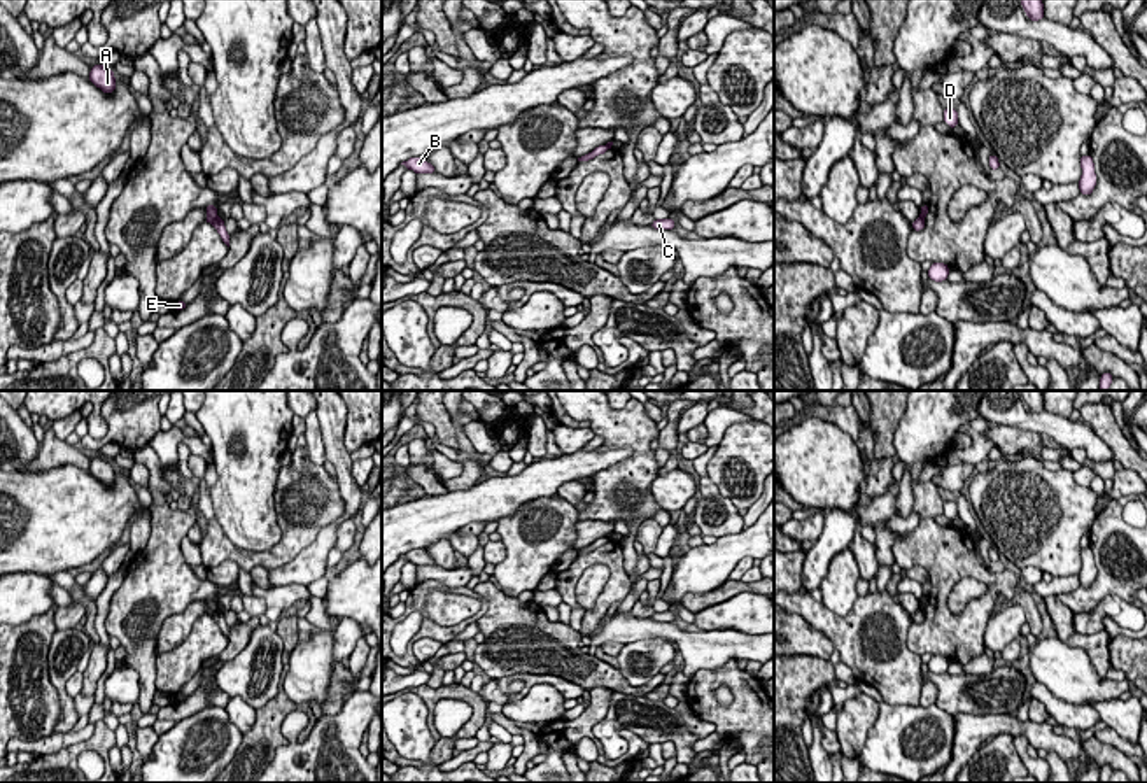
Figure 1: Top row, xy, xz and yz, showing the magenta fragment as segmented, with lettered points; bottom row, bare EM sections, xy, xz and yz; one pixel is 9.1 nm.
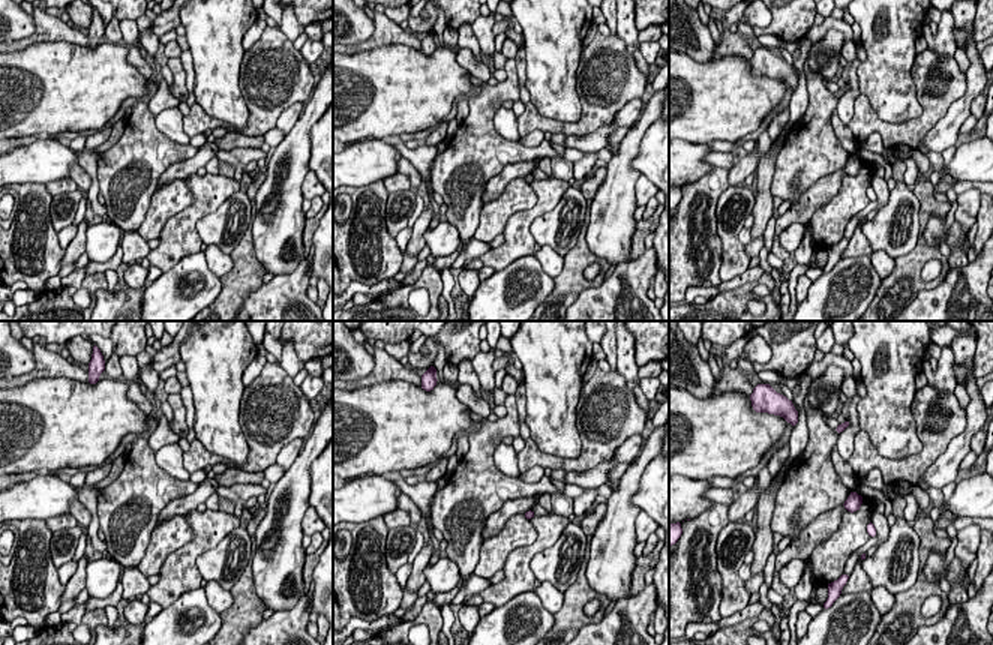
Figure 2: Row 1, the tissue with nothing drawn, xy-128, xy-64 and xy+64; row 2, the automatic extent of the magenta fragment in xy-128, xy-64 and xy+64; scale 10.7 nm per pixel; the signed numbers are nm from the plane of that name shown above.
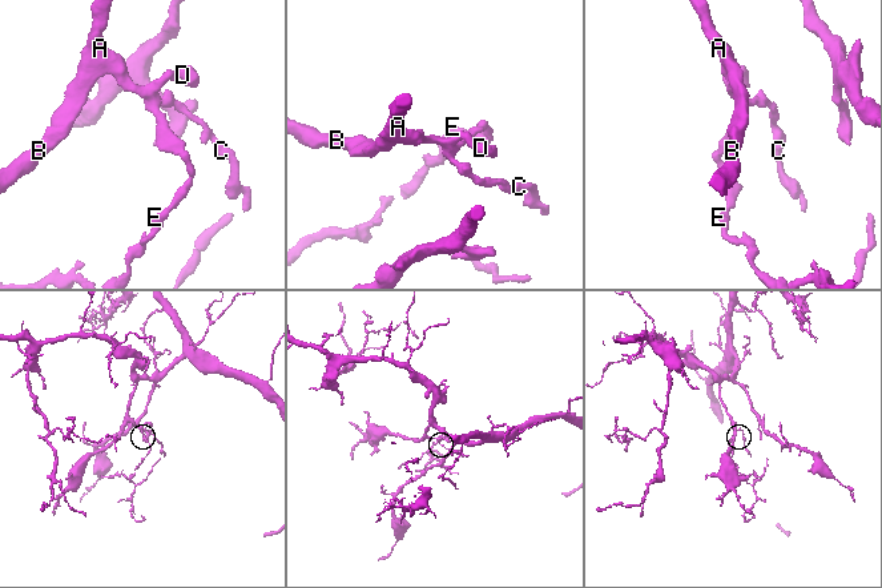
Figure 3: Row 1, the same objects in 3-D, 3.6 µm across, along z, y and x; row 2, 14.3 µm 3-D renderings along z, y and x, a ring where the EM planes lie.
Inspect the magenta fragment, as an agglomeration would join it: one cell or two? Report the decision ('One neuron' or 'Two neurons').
Two neurons

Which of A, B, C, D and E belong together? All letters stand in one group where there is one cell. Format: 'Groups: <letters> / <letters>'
Groups: A B C D / E

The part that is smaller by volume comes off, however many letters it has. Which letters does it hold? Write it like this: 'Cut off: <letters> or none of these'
Cut off: E

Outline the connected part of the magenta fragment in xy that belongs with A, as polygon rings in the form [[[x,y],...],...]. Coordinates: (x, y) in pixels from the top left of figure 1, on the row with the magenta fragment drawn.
[[[96,63],[91,67],[89,81],[100,88],[103,93],[112,93],[116,89],[114,70]]]

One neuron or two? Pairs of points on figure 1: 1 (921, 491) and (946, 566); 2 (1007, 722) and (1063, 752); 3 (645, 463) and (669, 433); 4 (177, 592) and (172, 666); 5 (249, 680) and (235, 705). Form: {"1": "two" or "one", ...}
{"1": "two", "2": "one", "3": "two", "4": "two", "5": "two"}

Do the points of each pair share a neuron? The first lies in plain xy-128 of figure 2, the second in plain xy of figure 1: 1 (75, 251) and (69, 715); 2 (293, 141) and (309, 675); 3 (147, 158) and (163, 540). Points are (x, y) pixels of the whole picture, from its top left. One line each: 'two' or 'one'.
1: two
2: one
3: one

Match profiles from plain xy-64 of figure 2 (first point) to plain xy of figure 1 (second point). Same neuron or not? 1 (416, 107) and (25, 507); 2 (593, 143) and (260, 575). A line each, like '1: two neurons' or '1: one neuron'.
1: one neuron
2: two neurons

